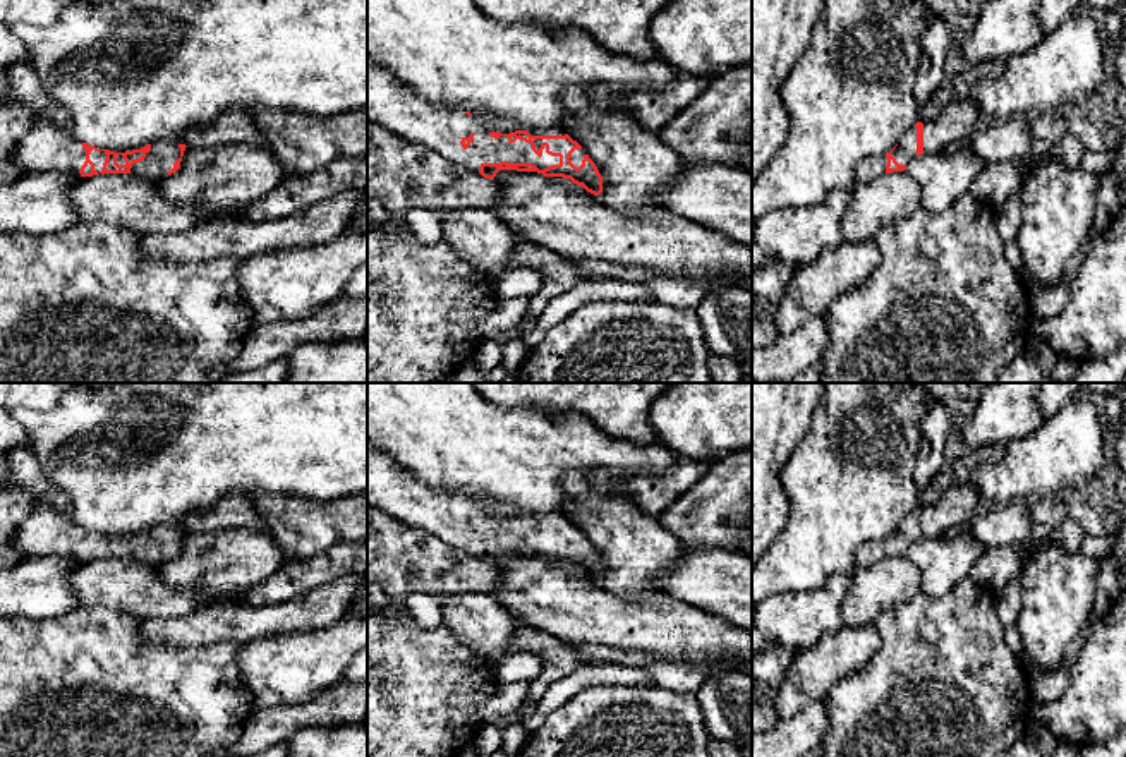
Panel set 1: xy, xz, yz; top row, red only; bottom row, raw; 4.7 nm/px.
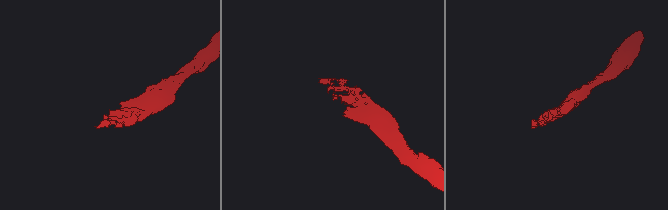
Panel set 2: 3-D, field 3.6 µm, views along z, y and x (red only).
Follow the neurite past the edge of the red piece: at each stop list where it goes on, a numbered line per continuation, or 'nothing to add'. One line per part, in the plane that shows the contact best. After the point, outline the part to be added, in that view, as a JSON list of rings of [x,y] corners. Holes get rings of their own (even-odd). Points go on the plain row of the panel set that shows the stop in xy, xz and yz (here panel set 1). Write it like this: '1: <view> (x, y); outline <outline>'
1: xz (395, 490); outline [[[367,443],[367,505],[383,510],[386,515],[397,520],[426,530],[446,544],[479,556],[482,548],[532,548],[539,554],[551,549],[560,549],[560,541],[551,541],[542,534],[539,542],[532,536],[532,529],[517,524],[510,527],[506,520],[498,524],[491,522],[491,512],[487,512],[481,503],[470,501],[462,494],[450,493],[446,489],[431,488],[419,481],[409,469],[400,467],[388,453]]]

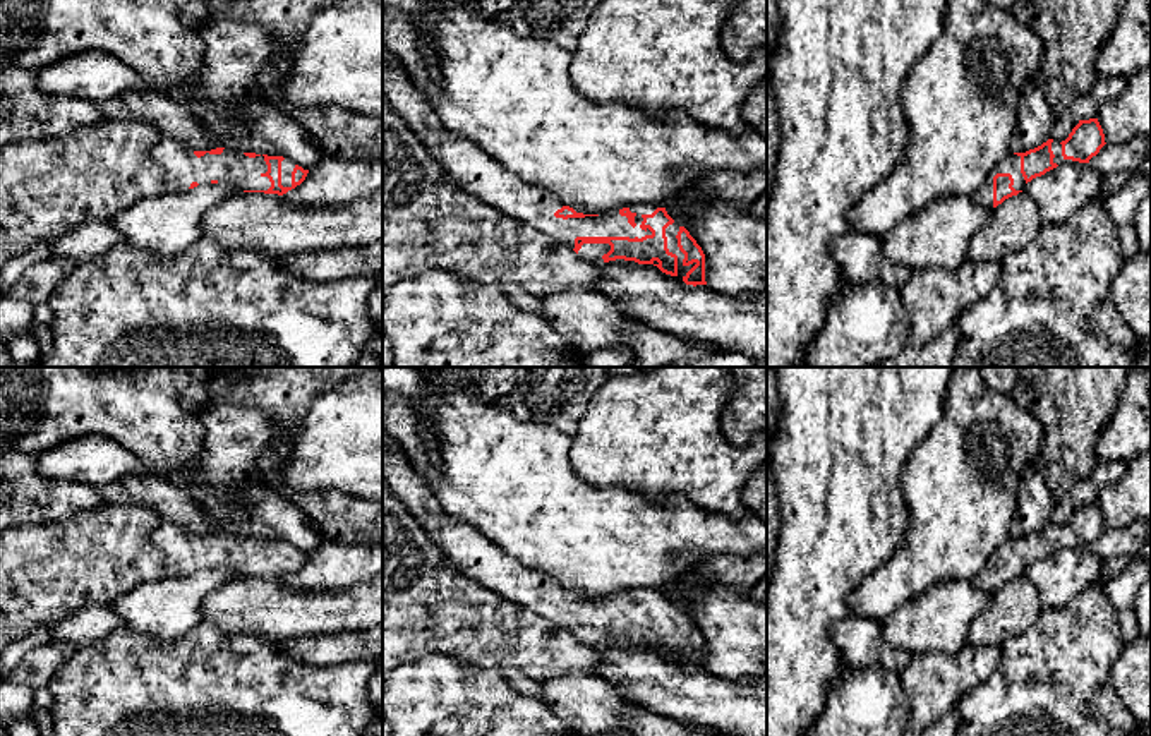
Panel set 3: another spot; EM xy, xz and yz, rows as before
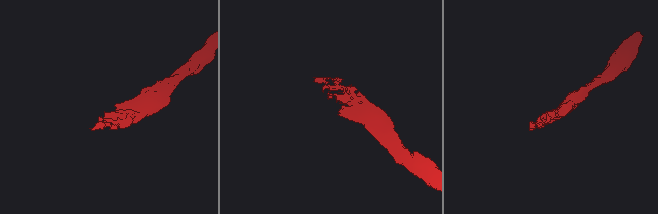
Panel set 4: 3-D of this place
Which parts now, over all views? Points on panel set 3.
1: xz (470, 553); outline [[[388,451],[383,453],[383,479],[386,480],[391,494],[407,506],[412,516],[419,522],[424,532],[431,540],[444,552],[451,561],[451,566],[472,578],[477,583],[482,583],[485,588],[496,592],[504,600],[518,604],[523,609],[530,609],[535,614],[549,619],[551,623],[575,633],[576,621],[630,621],[642,623],[652,619],[652,616],[642,614],[643,599],[652,599],[657,590],[631,590],[630,595],[635,597],[633,612],[628,607],[626,600],[621,600],[619,595],[604,597],[599,600],[585,602],[556,602],[554,597],[564,588],[552,576],[547,576],[540,571],[523,566],[516,558],[506,554],[497,544],[487,540],[475,527],[467,522],[449,516],[434,492],[429,489],[422,474],[410,463],[403,453]]]

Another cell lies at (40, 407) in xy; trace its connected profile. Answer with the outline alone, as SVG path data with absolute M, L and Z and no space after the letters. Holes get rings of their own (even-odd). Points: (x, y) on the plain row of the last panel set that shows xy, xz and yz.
M0 367L0 453L19 451L39 455L55 446L84 436L106 436L136 453L149 474L166 475L175 486L189 492L221 527L221 532L240 537L283 540L304 554L314 552L322 544L321 532L307 515L281 492L249 484L232 496L194 491L182 482L185 472L194 472L202 456L204 427L197 413L180 407L180 396L190 384L185 367Z

